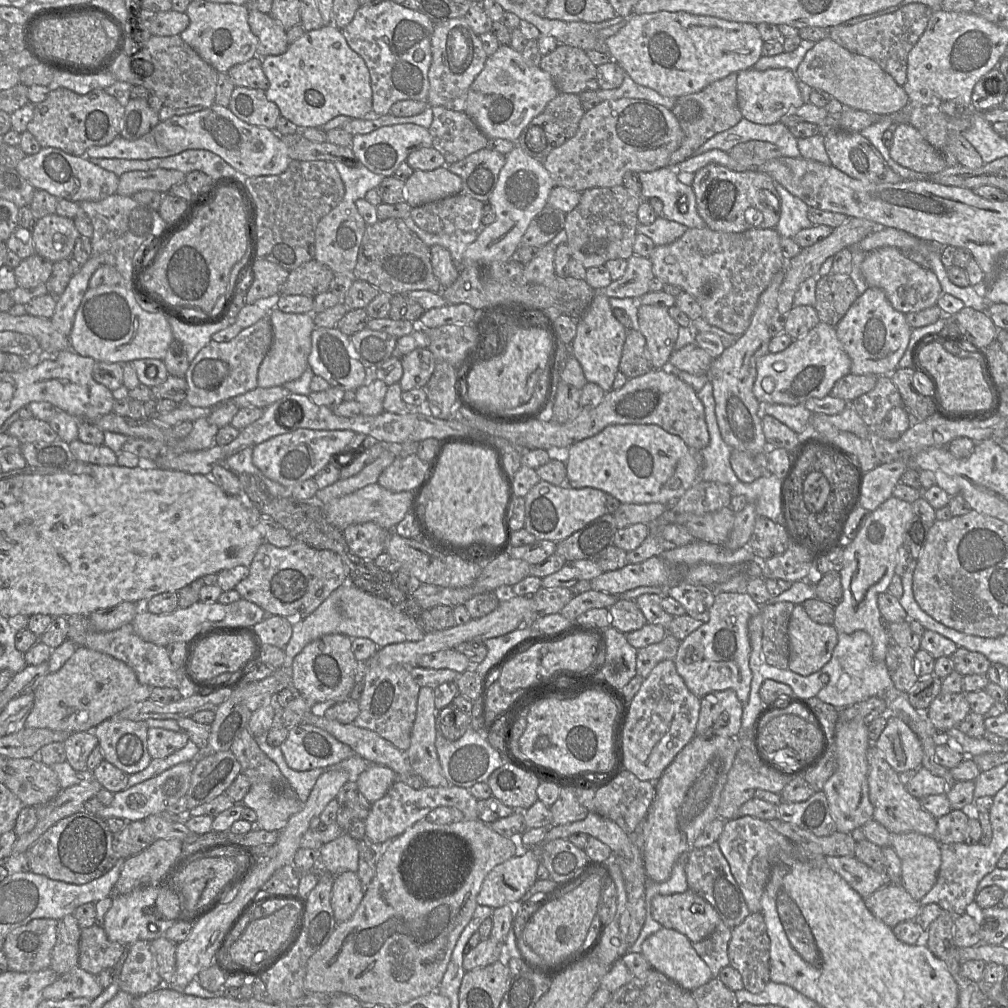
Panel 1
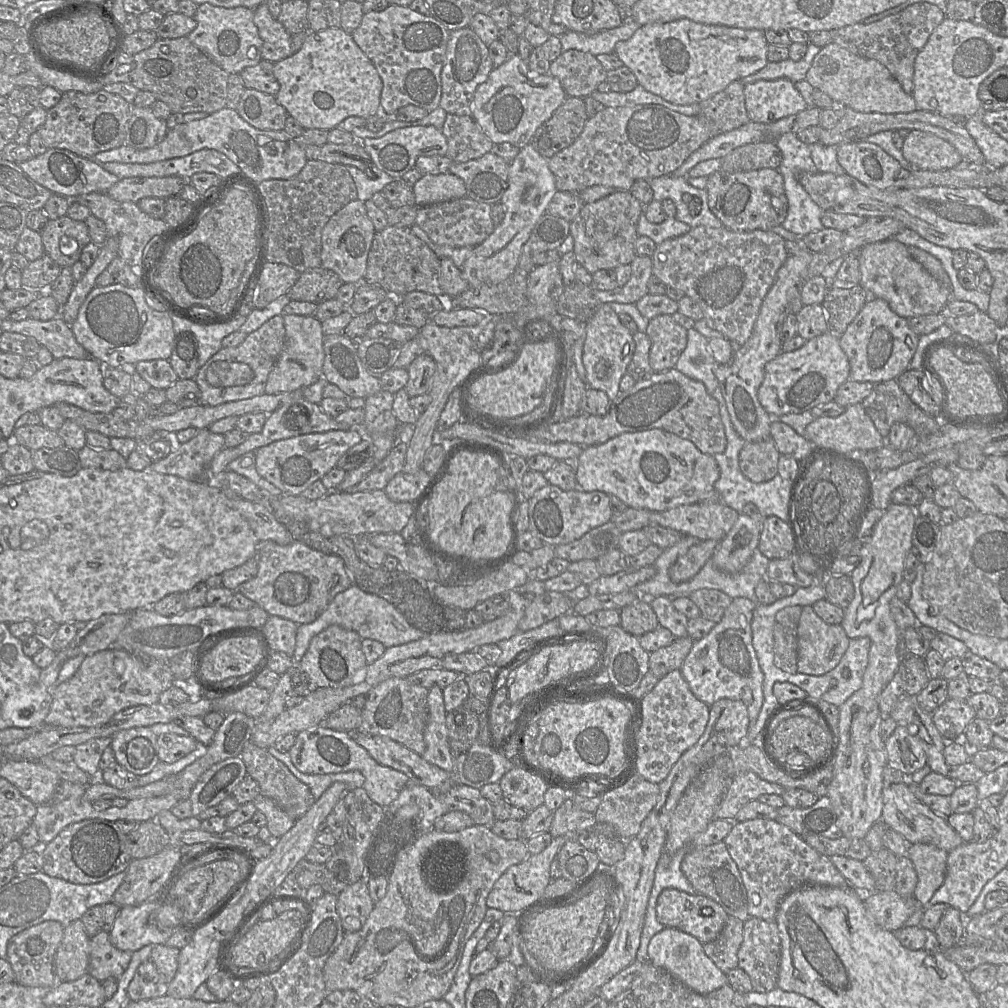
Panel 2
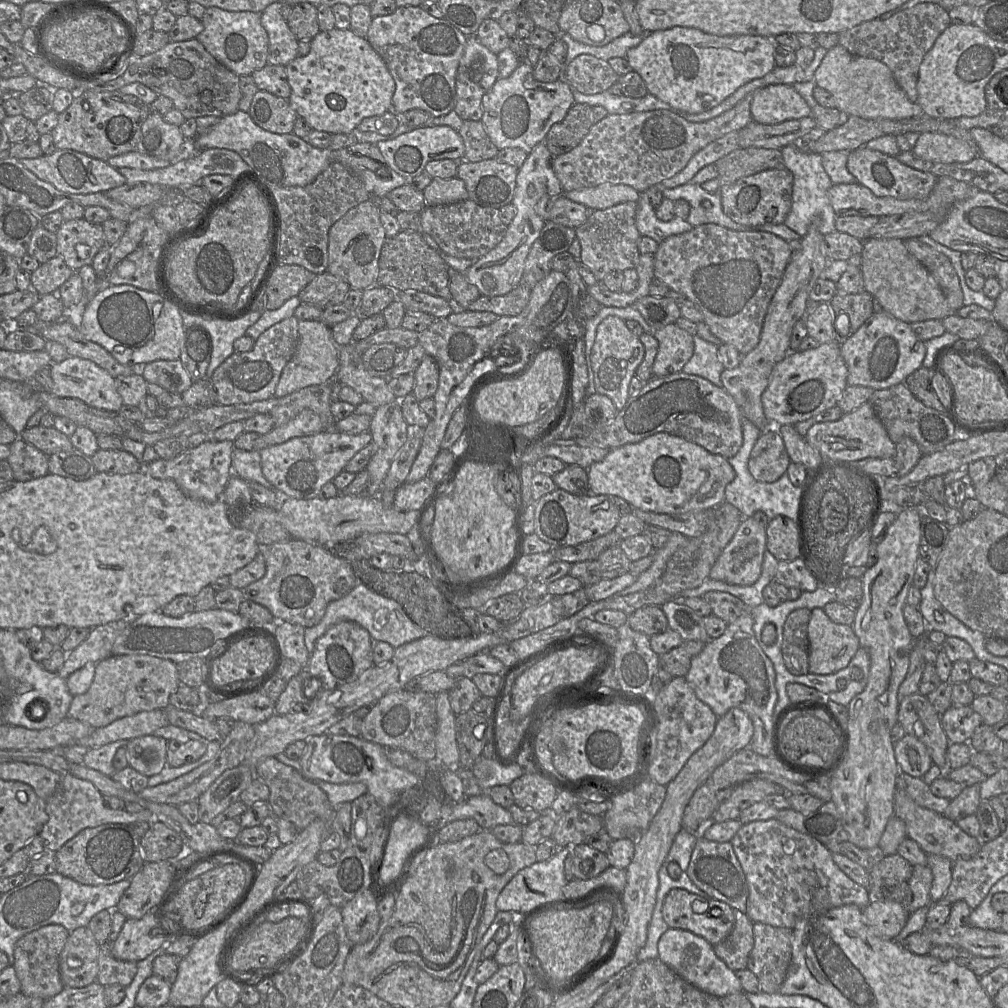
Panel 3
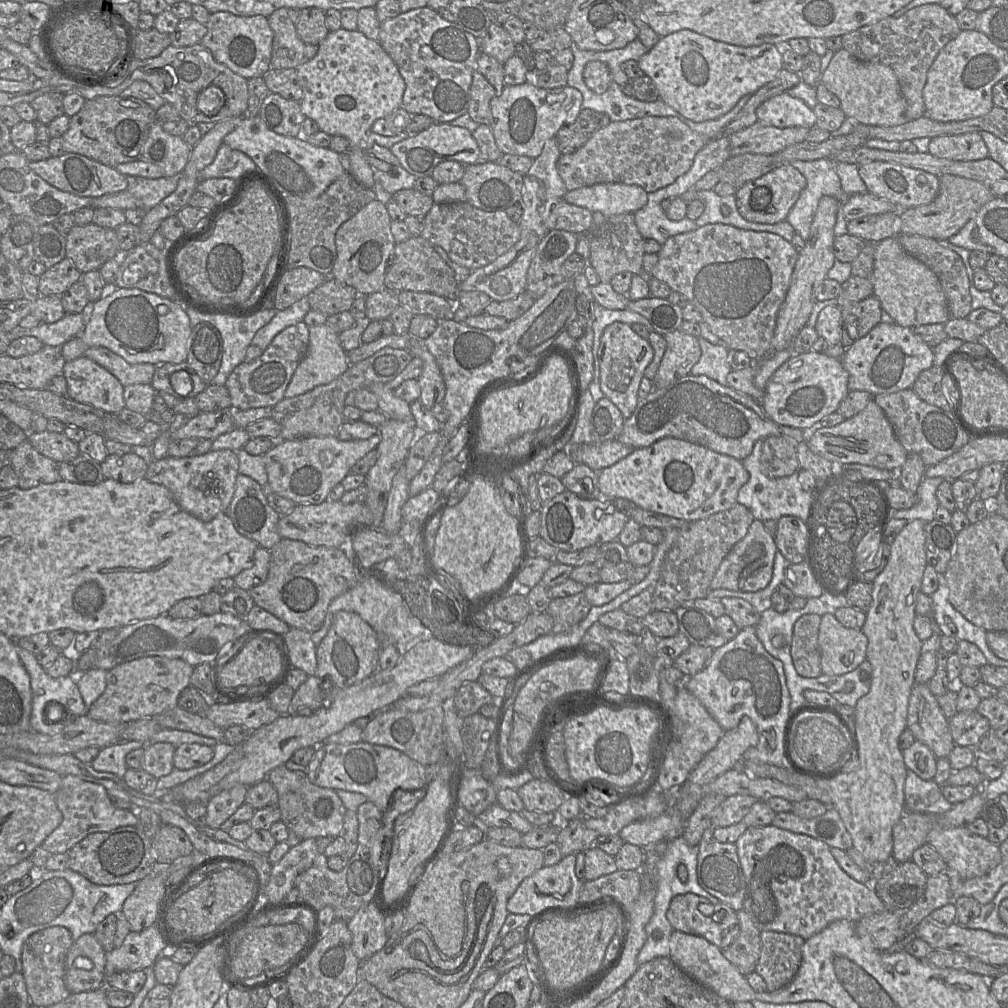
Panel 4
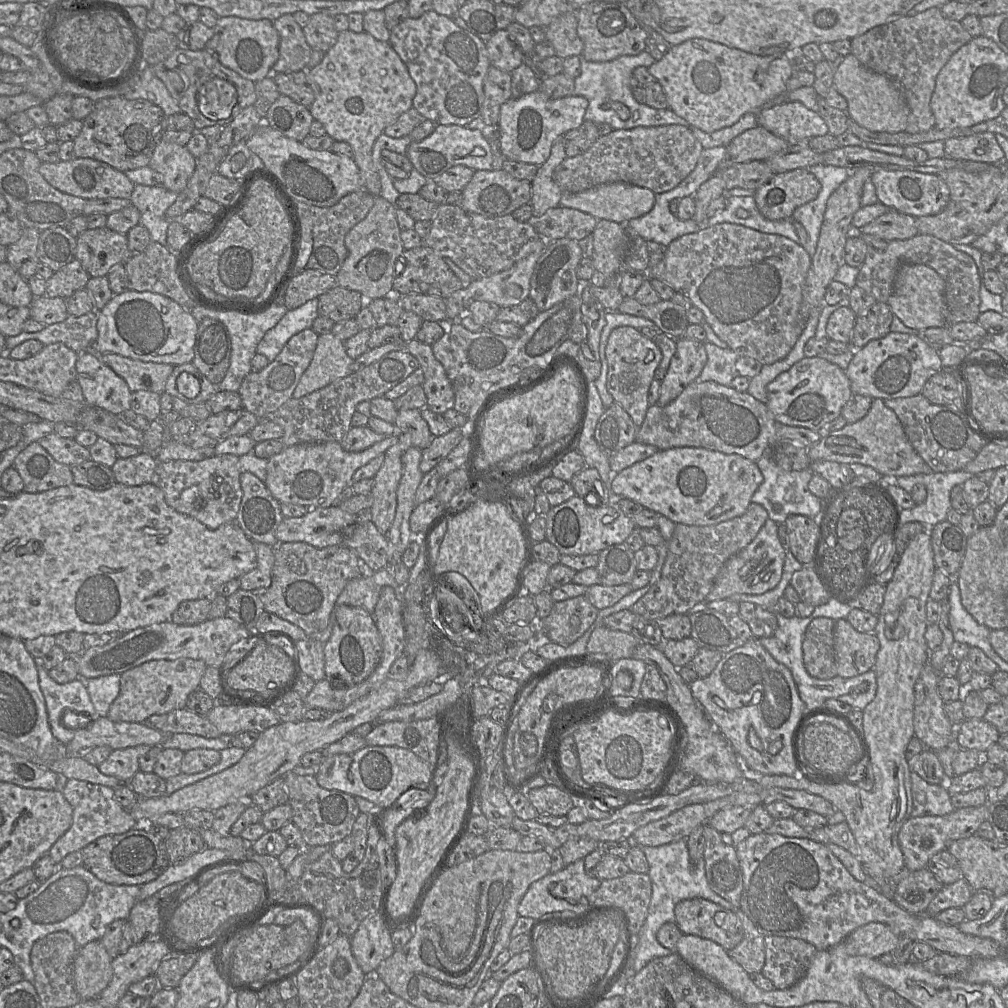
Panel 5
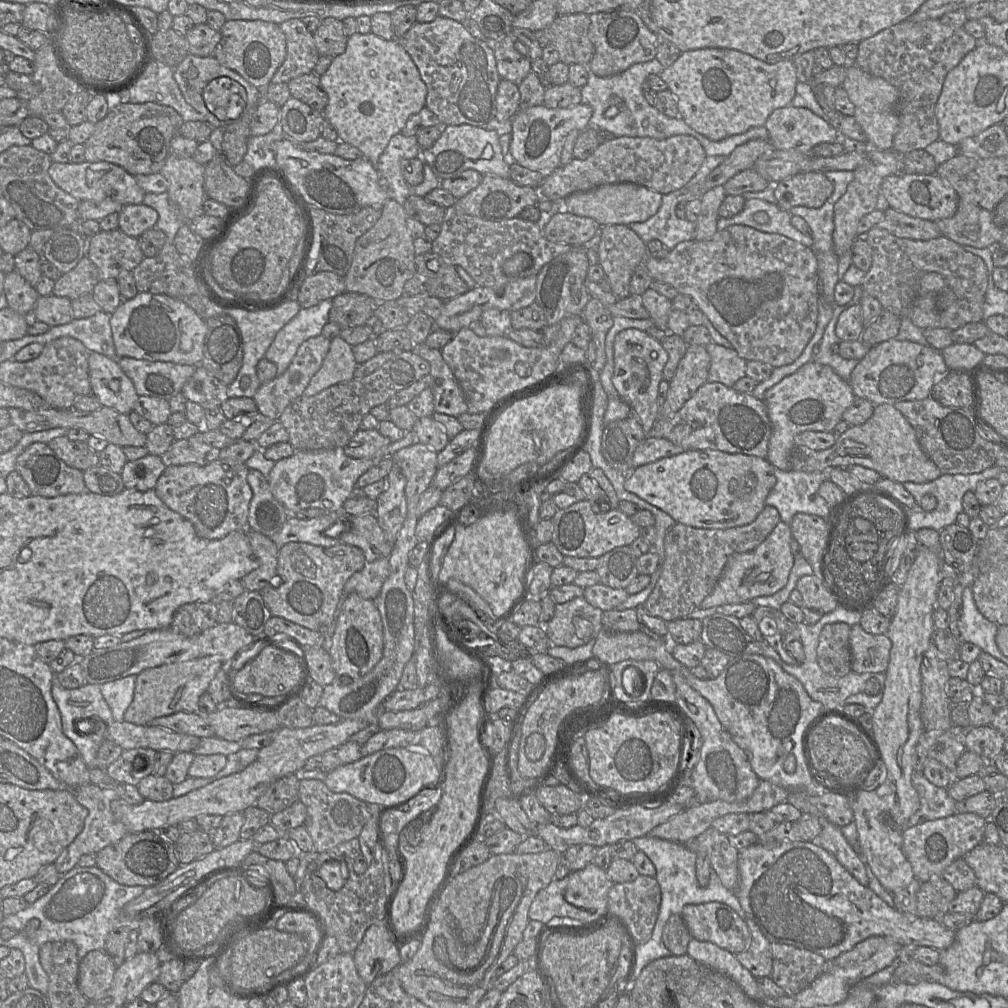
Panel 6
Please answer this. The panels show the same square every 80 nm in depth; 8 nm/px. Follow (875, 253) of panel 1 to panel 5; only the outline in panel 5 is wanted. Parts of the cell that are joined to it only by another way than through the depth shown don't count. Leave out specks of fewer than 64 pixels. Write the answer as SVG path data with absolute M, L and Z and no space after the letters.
M906 263L899 267L887 304L895 317L915 330L951 325L945 302L945 282L934 269L925 265Z

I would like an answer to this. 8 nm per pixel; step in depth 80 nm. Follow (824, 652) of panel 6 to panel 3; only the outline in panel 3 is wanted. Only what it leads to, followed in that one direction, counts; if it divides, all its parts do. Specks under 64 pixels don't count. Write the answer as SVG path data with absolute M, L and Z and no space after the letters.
M799 608L793 610L783 626L781 652L786 668L793 675L809 673L808 623L811 610Z

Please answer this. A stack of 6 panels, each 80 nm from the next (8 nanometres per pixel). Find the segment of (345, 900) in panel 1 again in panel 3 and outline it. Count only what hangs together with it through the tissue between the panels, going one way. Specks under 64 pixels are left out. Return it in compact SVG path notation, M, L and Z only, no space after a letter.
M368 889L340 909L346 935L352 945L364 944L377 933L380 926L377 902L378 899Z

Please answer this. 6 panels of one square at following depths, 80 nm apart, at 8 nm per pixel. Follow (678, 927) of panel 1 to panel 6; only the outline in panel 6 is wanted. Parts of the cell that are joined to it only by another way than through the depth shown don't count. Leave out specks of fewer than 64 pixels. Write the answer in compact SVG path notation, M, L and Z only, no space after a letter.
M689 904L680 916L692 938L714 943L734 955L745 951L751 943L746 923L726 904Z

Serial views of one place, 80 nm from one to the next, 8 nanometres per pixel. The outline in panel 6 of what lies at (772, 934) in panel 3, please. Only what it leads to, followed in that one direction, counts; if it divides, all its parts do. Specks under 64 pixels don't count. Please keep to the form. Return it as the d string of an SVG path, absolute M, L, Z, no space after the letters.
M771 943L771 952L773 970L770 978L786 995L798 994L825 972L826 960L811 951Z

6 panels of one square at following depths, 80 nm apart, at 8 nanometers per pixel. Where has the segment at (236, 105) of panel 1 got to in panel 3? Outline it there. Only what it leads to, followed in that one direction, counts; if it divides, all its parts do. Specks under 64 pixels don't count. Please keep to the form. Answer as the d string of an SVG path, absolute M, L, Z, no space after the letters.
M264 90L254 95L247 113L259 127L276 134L292 133L298 117L287 99Z

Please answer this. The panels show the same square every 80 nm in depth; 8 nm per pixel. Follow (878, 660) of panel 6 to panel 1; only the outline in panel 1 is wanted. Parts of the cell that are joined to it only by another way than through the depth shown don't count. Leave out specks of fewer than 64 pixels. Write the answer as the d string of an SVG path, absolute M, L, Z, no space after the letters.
M797 604L789 620L788 640L788 669L807 676L820 671L831 659L838 642L838 631L833 625L814 622L803 606Z

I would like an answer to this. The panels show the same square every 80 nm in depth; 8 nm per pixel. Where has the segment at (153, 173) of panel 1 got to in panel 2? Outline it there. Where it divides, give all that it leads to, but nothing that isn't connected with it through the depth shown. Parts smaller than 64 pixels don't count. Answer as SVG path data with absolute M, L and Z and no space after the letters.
M178 176L129 177L120 179L107 191L107 194L117 201L137 203L146 197L166 199L177 196L185 184L191 184L189 178Z

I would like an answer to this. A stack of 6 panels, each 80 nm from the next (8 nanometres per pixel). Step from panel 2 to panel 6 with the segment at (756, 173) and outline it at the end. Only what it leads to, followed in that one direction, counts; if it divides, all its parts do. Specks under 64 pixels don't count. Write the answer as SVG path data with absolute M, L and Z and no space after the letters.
M801 171L773 184L776 204L783 210L791 207L821 207L832 195L834 186L822 172Z

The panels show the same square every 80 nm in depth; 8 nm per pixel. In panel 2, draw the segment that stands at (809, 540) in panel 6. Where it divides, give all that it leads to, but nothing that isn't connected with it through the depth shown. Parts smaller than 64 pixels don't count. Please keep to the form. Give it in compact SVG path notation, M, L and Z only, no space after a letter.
M770 516L761 522L761 532L757 546L769 560L782 559L796 554L795 531L791 521Z

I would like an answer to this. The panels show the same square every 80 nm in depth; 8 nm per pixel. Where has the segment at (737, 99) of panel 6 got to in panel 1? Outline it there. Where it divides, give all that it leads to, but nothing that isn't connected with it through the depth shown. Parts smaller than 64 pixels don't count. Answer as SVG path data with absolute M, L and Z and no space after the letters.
M662 11L644 15L631 14L624 26L606 39L605 46L612 59L634 82L653 89L662 96L676 99L697 93L729 74L753 68L762 57L763 43L756 25L750 22L731 21L683 11Z

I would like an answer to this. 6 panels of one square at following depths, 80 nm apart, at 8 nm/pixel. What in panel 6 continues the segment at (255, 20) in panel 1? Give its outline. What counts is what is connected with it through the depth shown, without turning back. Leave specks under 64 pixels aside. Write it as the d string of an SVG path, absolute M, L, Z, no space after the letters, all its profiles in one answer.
M301 19L287 20L279 24L279 27L286 38L286 57L271 79L271 84L288 83L298 76L311 73L320 57L315 47L313 34L306 29Z

